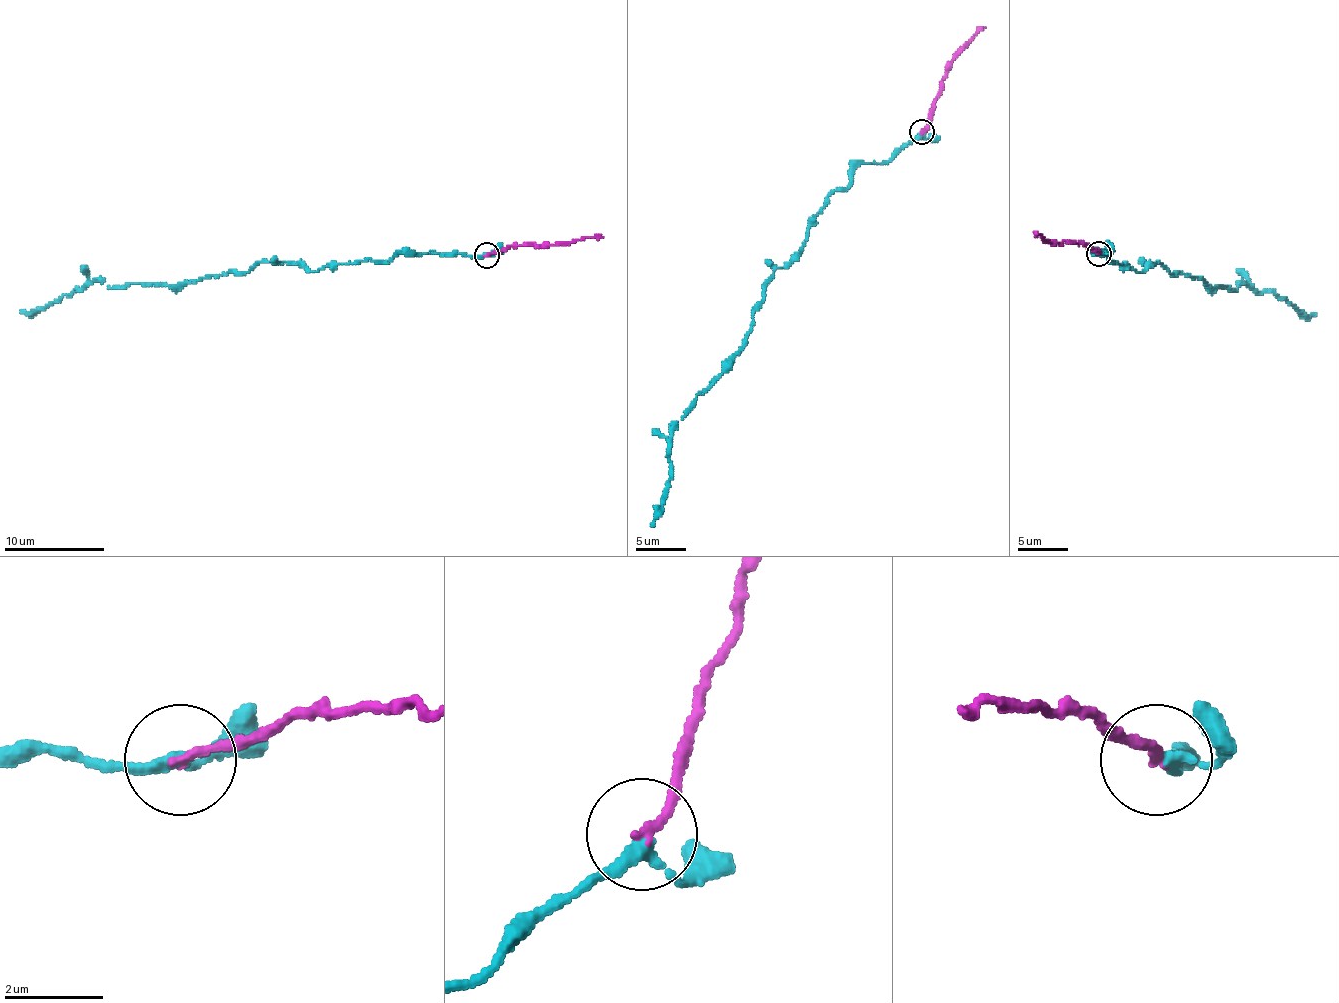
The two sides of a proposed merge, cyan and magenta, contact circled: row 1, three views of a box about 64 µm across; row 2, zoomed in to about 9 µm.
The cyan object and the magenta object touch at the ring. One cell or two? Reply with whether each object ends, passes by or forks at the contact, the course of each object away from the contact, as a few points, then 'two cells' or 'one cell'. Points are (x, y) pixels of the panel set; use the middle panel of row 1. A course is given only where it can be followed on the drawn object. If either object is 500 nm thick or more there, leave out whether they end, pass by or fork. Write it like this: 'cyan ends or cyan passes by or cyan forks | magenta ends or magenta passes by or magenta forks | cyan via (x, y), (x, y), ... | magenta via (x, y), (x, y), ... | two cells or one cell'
cyan passes by | magenta ends | cyan via (923, 134), (888, 161), (861, 163), (803, 250), (774, 270), (745, 342), (677, 422), (651, 526) | magenta via (923, 131), (945, 69), (985, 27) | one cell

